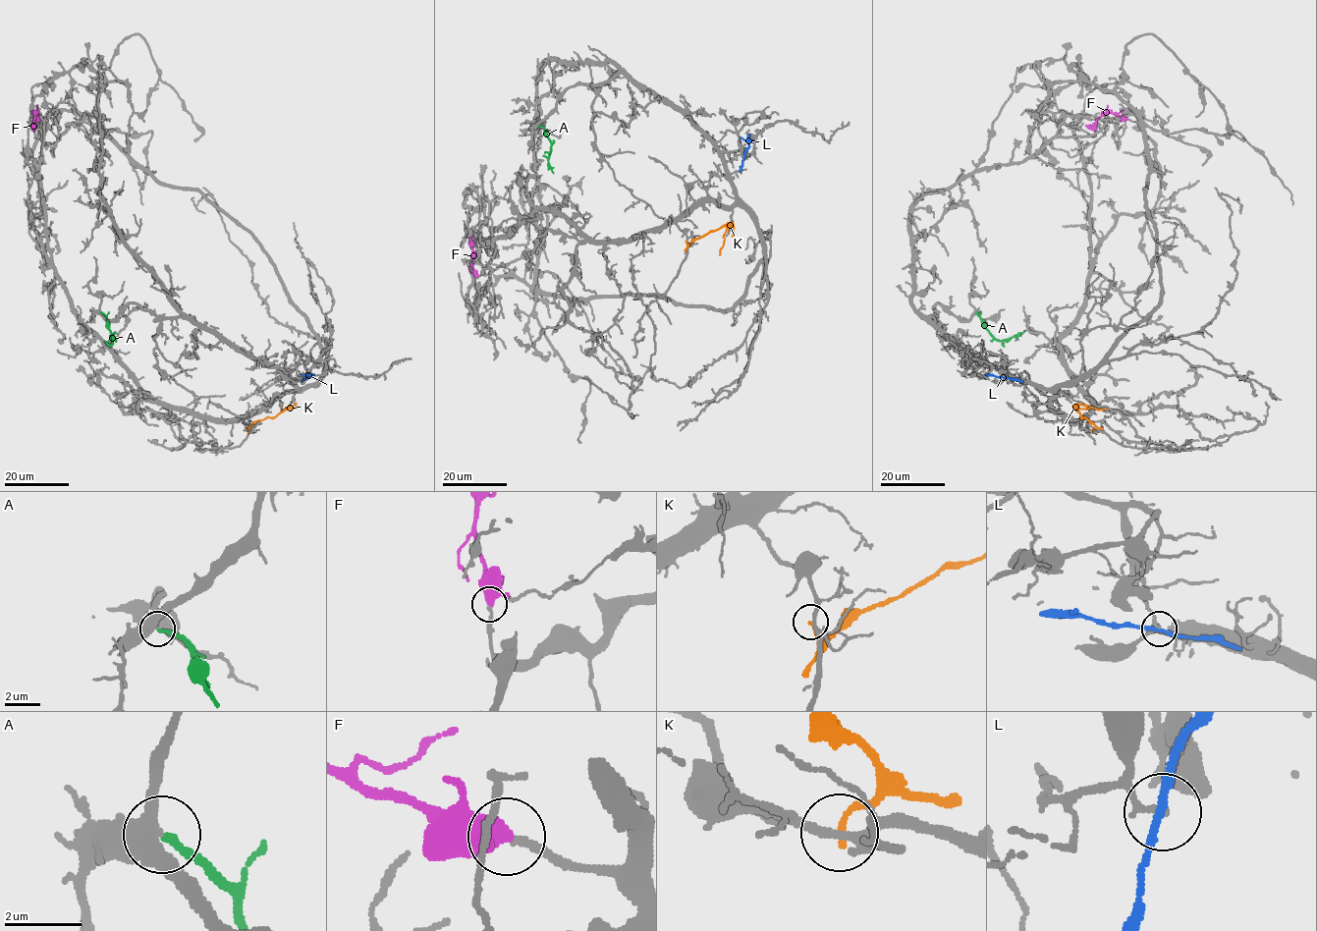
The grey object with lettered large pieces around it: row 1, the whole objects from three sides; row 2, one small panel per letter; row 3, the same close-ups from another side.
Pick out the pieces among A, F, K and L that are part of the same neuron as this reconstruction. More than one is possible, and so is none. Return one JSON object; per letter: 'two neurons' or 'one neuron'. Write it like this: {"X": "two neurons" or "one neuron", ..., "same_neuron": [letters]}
{"A": "one neuron", "F": "one neuron", "K": "two neurons", "L": "two neurons", "same_neuron": ["A", "F"]}

